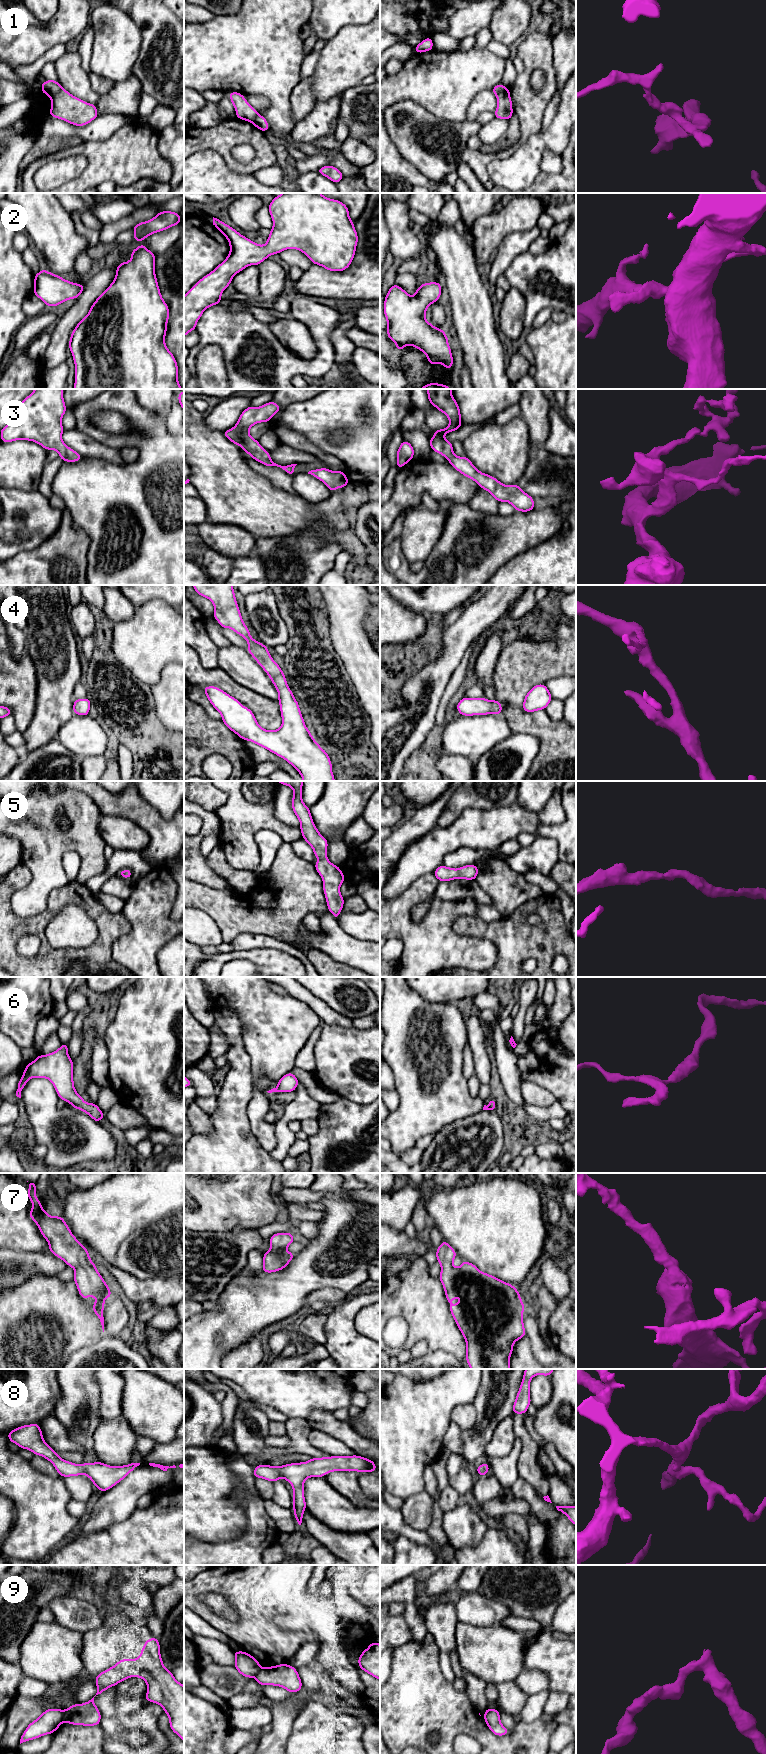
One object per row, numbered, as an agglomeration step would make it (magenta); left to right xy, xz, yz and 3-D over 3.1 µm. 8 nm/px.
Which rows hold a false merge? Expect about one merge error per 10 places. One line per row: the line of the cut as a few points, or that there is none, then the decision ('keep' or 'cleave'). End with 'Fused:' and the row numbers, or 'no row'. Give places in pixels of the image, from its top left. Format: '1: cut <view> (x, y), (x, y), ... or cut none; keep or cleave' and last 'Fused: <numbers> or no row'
1: cut xy (61, 87), (51, 98); cleave
2: cut none; keep
3: cut none; keep
4: cut none; keep
5: cut none; keep
6: cut none; keep
7: cut none; keep
8: cut none; keep
9: cut xy (64, 1711), (61, 1721); cleave
Fused: 1, 9

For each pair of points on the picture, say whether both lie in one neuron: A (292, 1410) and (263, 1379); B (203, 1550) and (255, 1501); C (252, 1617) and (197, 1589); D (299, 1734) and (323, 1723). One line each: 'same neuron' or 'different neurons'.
A: same neuron
B: same neuron
C: same neuron
D: same neuron

